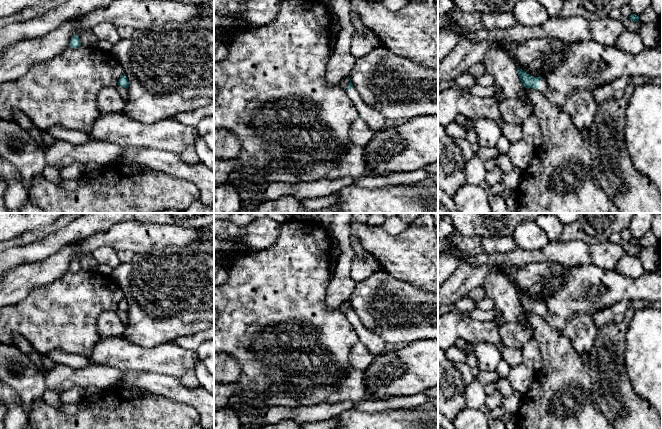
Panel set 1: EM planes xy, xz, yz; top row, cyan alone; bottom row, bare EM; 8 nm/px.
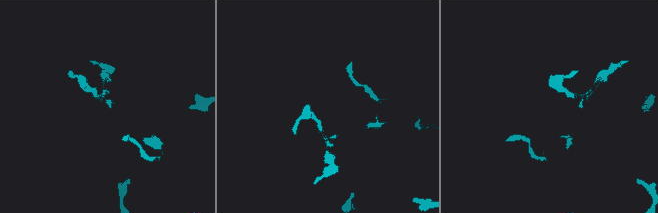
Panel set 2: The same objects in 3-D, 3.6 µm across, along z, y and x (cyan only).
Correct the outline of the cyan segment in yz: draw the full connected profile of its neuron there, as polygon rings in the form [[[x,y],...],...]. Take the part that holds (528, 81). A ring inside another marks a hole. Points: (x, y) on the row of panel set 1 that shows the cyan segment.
[[[517,68],[517,73],[522,85],[525,88],[537,89],[538,91],[545,94],[547,90],[547,83],[545,80],[543,80],[541,77],[531,76],[520,68]]]

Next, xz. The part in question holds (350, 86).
[[[351,80],[346,89],[346,93],[354,103],[354,106],[359,113],[359,117],[366,122],[366,125],[370,130],[375,133],[385,128],[385,122],[387,121],[386,117],[382,113],[378,112],[374,107],[368,106],[361,99]]]

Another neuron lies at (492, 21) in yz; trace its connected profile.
[[[512,12],[484,13],[481,20],[487,30],[506,30],[518,24]]]

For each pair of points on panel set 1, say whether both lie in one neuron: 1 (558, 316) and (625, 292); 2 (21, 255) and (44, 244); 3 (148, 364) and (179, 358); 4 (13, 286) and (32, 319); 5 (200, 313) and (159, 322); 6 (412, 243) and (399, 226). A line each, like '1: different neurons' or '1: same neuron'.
1: same neuron
2: same neuron
3: same neuron
4: different neurons
5: same neuron
6: different neurons

